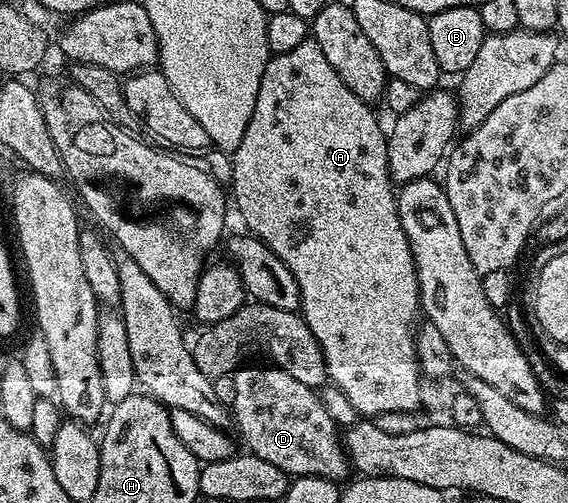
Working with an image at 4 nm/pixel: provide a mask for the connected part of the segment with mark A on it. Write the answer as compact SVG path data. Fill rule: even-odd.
M307 38L304 42L300 42L300 46L293 47L287 52L280 52L271 55L268 66L264 70L264 78L260 78L260 94L256 94L256 106L252 110L252 118L248 118L248 130L244 130L244 138L240 138L240 146L232 154L234 169L232 170L232 178L230 184L234 188L234 196L232 192L232 204L238 207L238 212L242 215L242 220L247 224L250 235L259 238L270 248L276 258L284 262L288 270L292 272L292 276L296 278L296 285L299 287L301 302L300 315L306 320L306 324L312 334L315 335L316 342L319 343L320 350L323 351L324 362L326 363L326 375L329 381L335 384L340 391L346 395L346 400L352 407L358 411L357 415L362 418L382 418L378 416L386 416L389 412L414 412L418 408L418 403L422 400L422 382L424 376L420 371L418 364L418 347L414 344L414 334L416 325L420 320L420 301L418 298L418 279L416 278L416 266L412 258L412 250L408 246L408 238L404 234L404 226L400 226L400 214L398 213L398 197L396 195L395 185L390 179L390 159L388 158L388 150L386 149L387 133L384 128L378 125L378 116L373 112L371 105L365 100L356 98L356 94L352 94L352 90L348 90L348 86L344 86L344 82L340 78L340 74L336 74L336 70L332 70L332 66L328 63L328 58L324 58L324 50L320 50L320 46L312 38Z

